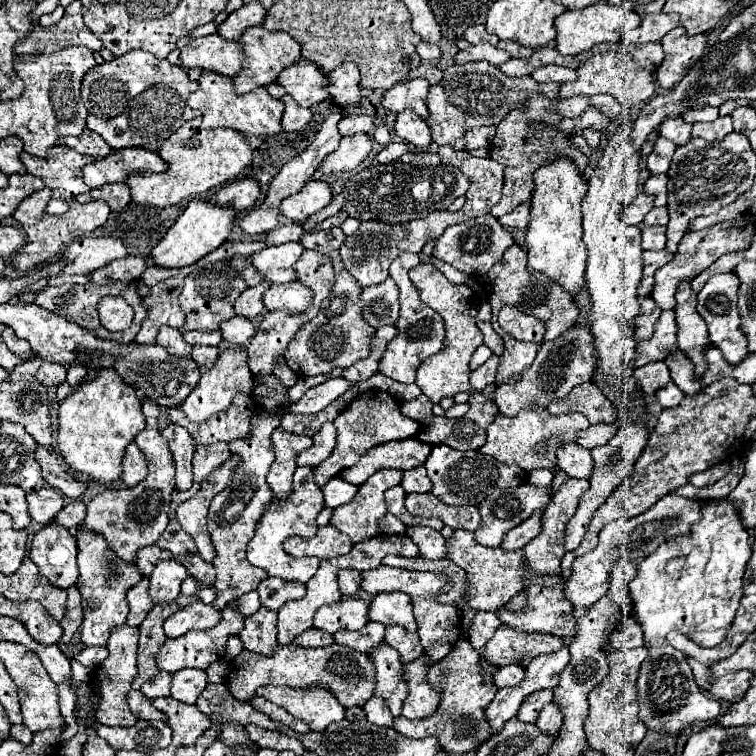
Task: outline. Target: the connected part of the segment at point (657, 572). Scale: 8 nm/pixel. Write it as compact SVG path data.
M720 498L720 500L710 500L700 508L700 520L698 524L694 524L694 528L690 528L690 536L676 536L674 540L660 544L638 566L638 574L630 582L630 588L636 606L634 618L642 626L646 648L650 650L650 656L642 662L642 670L640 670L640 718L644 720L646 728L658 732L666 730L672 734L672 732L682 732L688 724L696 720L718 718L722 708L720 702L708 698L706 694L700 694L684 654L674 650L668 644L666 636L672 630L680 630L698 646L704 648L718 646L726 638L726 632L730 630L734 614L740 606L742 576L746 570L746 562L750 560L750 554L752 554L752 536L746 532L746 528L742 528L742 518L738 516L738 508L734 508L734 502L730 498Z

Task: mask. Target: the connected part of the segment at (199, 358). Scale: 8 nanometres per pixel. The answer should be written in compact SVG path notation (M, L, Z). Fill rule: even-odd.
M194 346L192 348L192 360L198 364L198 366L208 366L214 364L214 360L218 358L218 348L216 346Z

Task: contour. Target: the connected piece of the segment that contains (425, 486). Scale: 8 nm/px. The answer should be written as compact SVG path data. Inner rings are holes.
M418 466L412 470L406 470L402 476L402 488L412 494L412 492L430 492L432 490L432 482L426 476L426 468Z

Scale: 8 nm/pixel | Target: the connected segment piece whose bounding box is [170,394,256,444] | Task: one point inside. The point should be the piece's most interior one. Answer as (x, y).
(234, 423)

